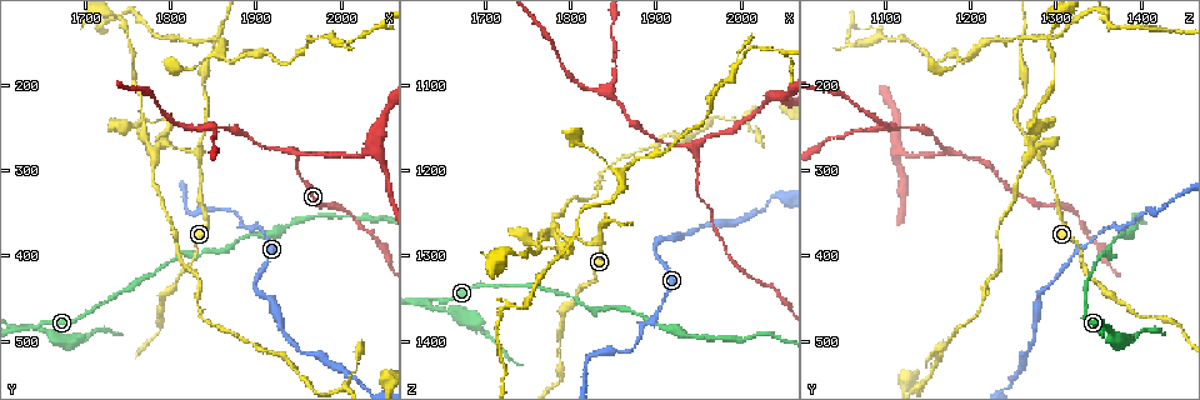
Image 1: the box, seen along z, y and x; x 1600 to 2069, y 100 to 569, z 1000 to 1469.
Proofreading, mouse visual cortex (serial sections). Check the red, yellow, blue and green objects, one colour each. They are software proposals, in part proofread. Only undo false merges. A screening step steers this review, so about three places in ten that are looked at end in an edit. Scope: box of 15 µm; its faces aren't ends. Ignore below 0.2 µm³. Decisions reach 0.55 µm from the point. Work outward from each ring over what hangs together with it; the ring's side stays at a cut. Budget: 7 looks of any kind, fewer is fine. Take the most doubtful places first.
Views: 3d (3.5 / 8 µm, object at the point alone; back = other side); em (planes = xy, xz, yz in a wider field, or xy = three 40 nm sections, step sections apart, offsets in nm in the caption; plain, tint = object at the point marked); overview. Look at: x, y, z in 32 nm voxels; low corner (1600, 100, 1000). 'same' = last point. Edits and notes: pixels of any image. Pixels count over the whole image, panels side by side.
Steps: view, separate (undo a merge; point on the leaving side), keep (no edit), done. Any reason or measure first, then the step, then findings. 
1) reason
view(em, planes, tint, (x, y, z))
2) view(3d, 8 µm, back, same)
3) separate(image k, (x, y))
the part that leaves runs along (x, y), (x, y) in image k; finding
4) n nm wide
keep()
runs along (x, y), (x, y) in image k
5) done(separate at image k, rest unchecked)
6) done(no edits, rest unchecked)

arms part here
view(3d, 3.5 µm, (1830, 280, 1285))

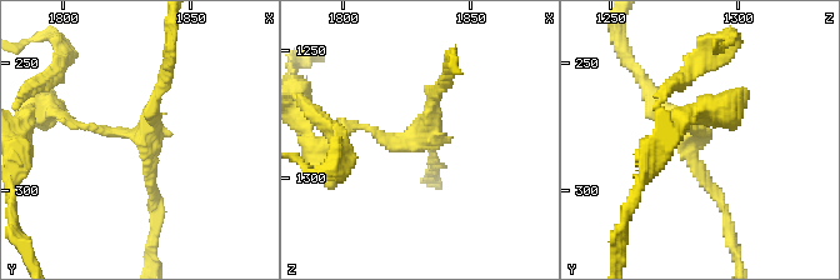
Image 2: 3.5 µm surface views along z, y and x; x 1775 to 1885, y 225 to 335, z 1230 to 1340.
3 arms; arms of 150, 150, 200 nm
view(em, planes, tint, (1832, 280, 1282))

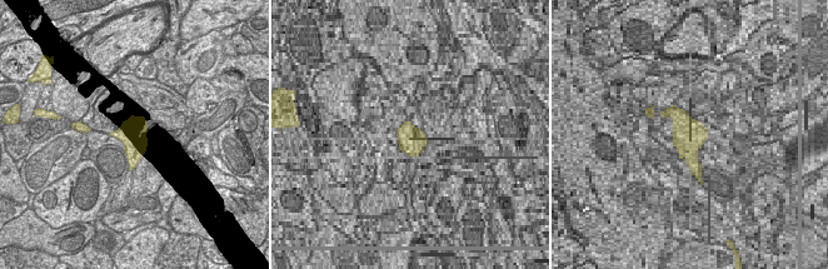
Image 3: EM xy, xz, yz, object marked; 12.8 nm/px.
view(em, xy, step 1, tint, same)

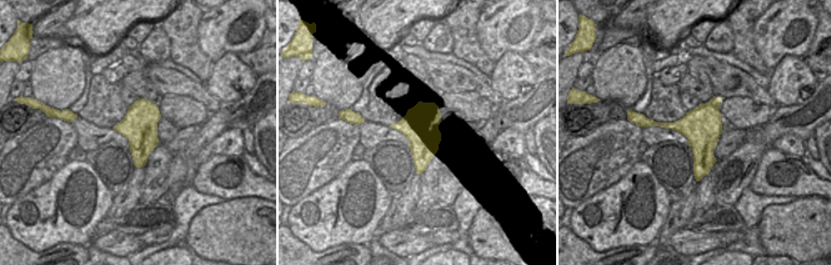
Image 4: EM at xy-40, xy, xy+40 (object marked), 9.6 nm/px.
keep()
runs along (155, 214), (148, 138), (71, 123) in image 2; all the same cell

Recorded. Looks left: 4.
side arm on a straight run
view(3d, 8 µm, (1640, 485, 1350))

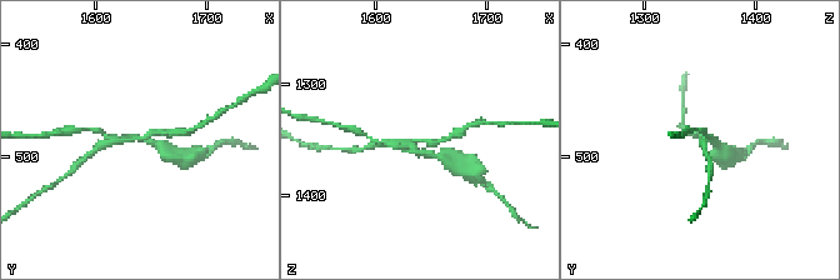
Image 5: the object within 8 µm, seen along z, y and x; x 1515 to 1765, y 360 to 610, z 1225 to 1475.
view(3d, 3.5 µm, (1638, 486, 1352))

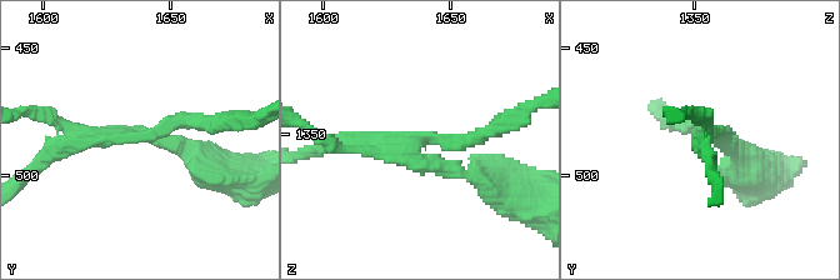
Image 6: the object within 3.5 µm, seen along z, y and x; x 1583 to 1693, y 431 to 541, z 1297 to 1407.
3 arms; arms of 150, 200, 200 nm; need the tissue
view(em, xy, step 5, tint, (1639, 485, 1351))

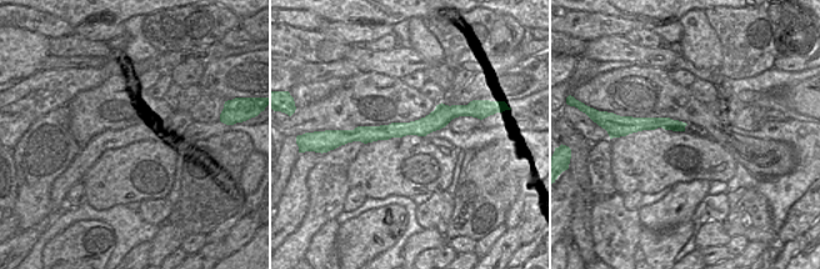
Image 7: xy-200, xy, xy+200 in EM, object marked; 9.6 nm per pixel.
170 nm wide
separate(image 6, (178, 139))
the part that leaves runs along (413, 149), (428, 168), (509, 194) in image 6; a second cell is stuck on

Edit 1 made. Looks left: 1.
done(separate at image 6, rest unchecked)

